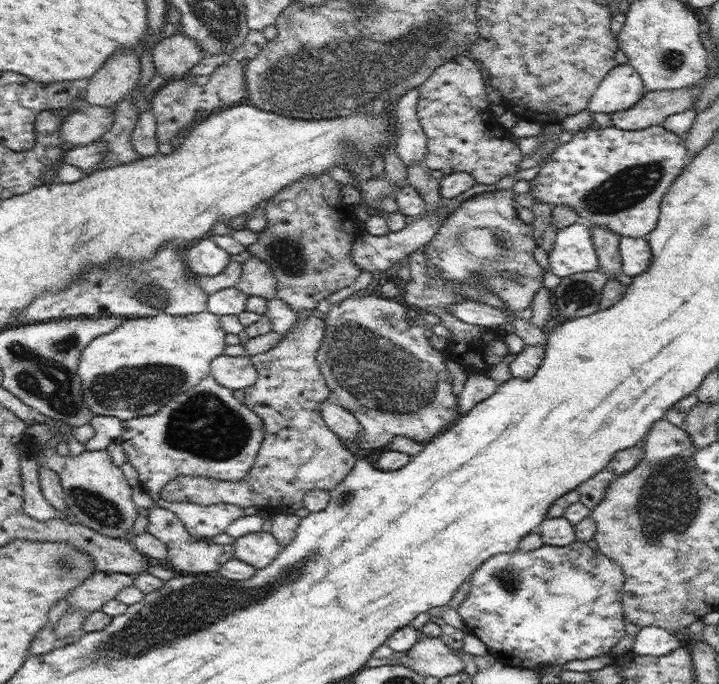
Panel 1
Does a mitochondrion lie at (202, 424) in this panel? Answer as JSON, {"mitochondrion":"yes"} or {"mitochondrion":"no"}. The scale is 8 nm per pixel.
{"mitochondrion":"yes"}

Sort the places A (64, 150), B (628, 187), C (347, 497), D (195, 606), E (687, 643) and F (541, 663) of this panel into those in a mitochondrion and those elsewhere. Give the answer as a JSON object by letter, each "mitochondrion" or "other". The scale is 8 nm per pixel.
{"A":"other","B":"mitochondrion","C":"mitochondrion","D":"mitochondrion","E":"other","F":"other"}

